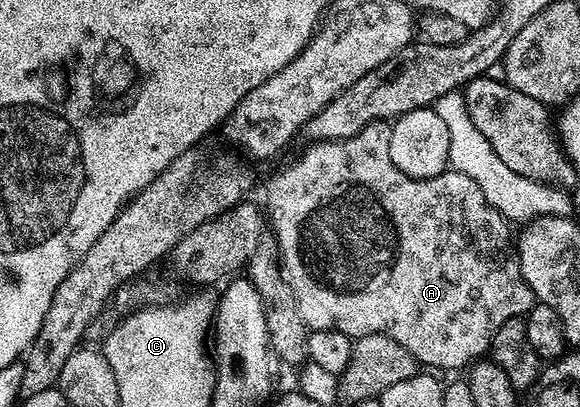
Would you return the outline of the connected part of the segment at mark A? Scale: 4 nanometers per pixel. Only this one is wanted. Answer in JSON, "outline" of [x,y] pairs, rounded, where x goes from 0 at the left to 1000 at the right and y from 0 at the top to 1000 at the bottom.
{"outline":[[[662,295],[640,297],[626,310],[622,319],[609,337],[598,337],[595,344],[550,344],[531,356],[534,361],[521,383],[507,388],[500,403],[491,403],[471,435],[464,442],[464,521],[460,511],[460,541],[471,548],[467,577],[478,590],[478,614],[484,644],[484,671],[491,678],[491,690],[498,698],[498,715],[509,722],[509,752],[516,752],[516,771],[522,781],[528,806],[534,811],[584,811],[591,821],[605,828],[631,826],[633,821],[662,821],[667,830],[681,830],[681,840],[688,840],[688,850],[695,850],[719,882],[721,897],[733,899],[741,894],[747,904],[797,904],[807,907],[817,889],[831,882],[848,857],[850,833],[853,830],[853,811],[860,811],[860,801],[867,801],[867,791],[874,791],[890,776],[903,781],[914,762],[919,759],[922,730],[916,703],[909,703],[909,693],[898,671],[895,634],[891,631],[891,612],[888,607],[888,580],[878,560],[879,543],[864,528],[860,516],[853,516],[853,506],[847,506],[847,496],[840,496],[840,486],[833,477],[833,467],[826,467],[826,457],[819,457],[819,447],[812,437],[805,437],[805,428],[797,423],[783,423],[769,418],[745,432],[734,442],[717,442],[702,428],[695,428],[695,418],[688,418],[688,408],[681,408],[681,398],[674,398],[674,312]]]}

